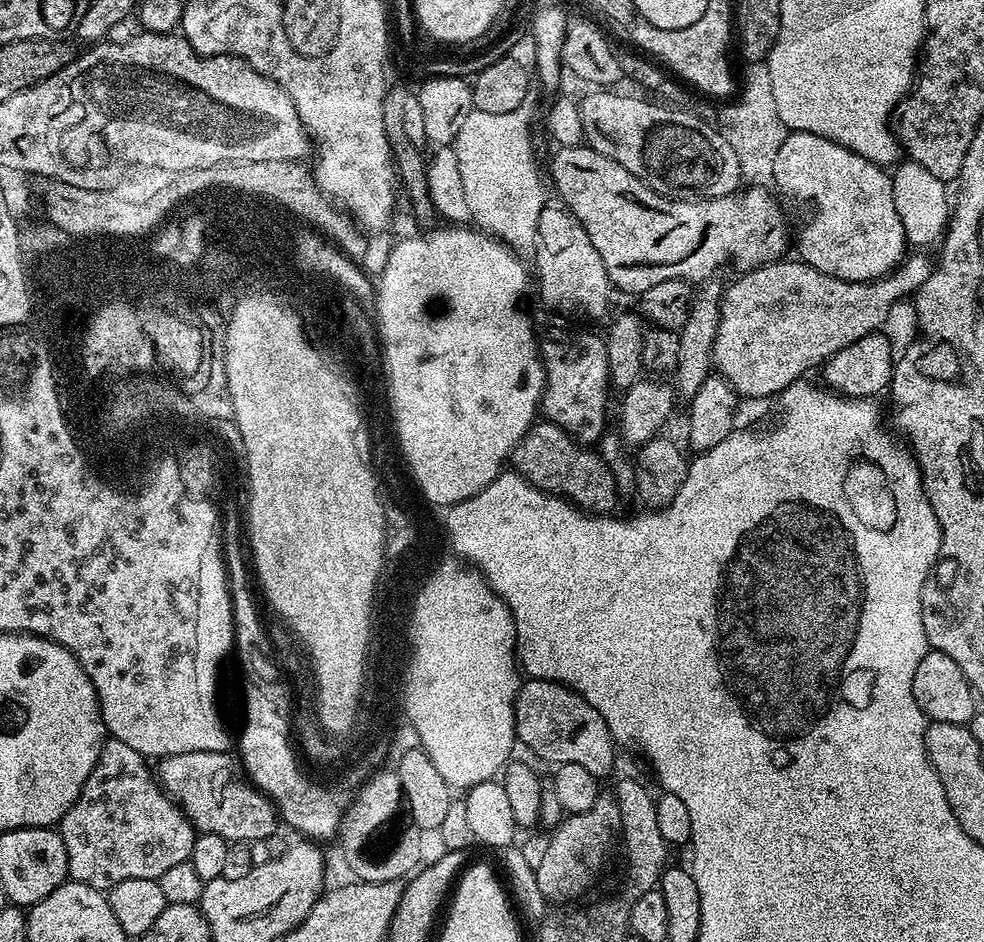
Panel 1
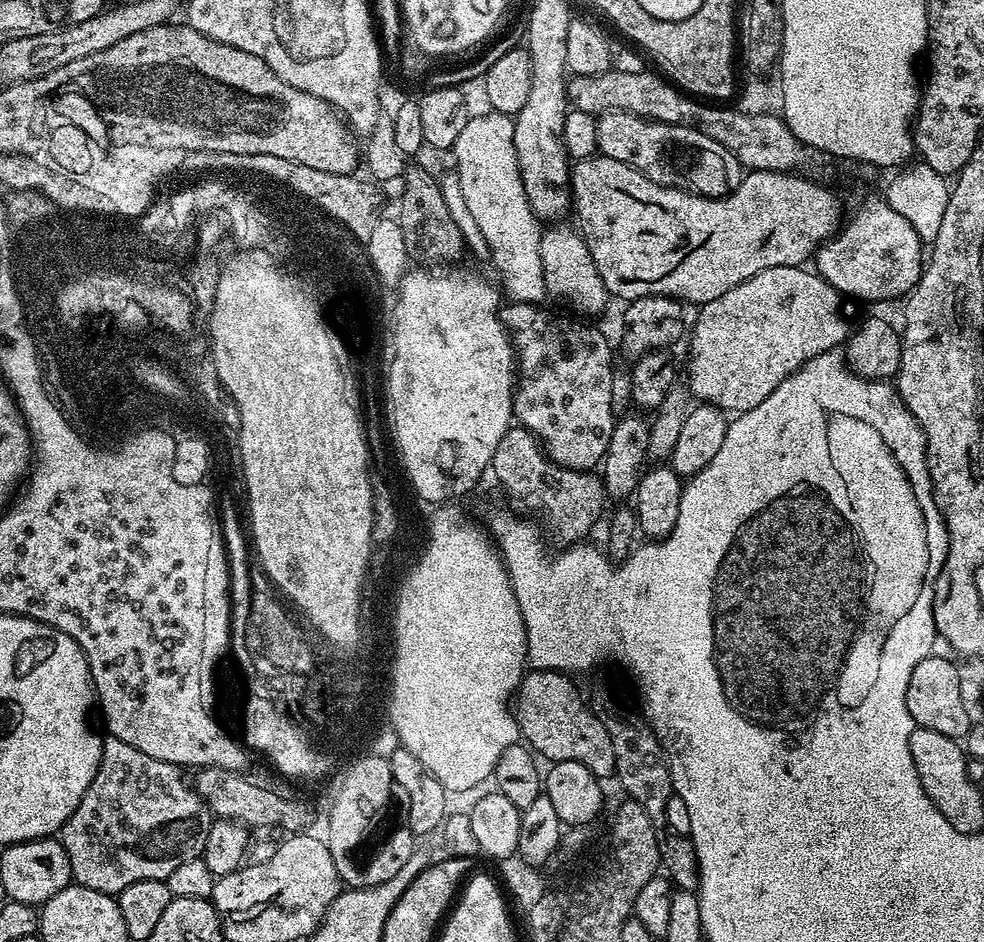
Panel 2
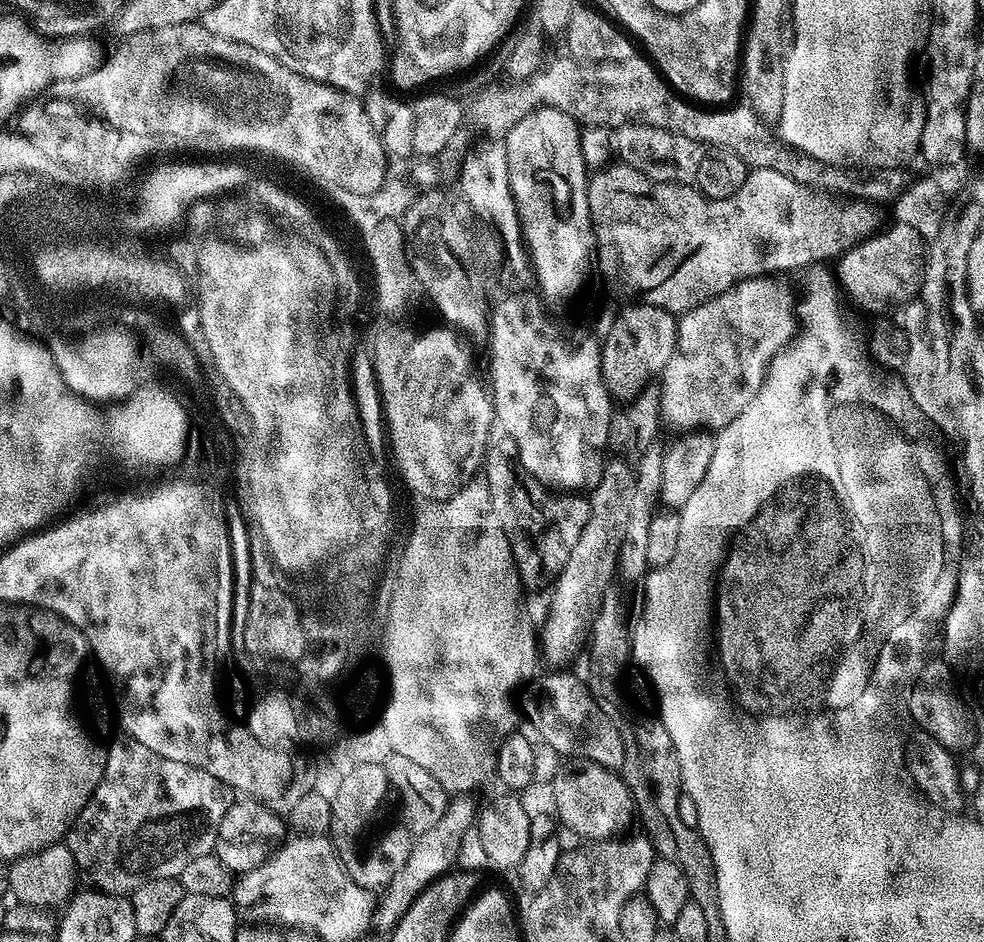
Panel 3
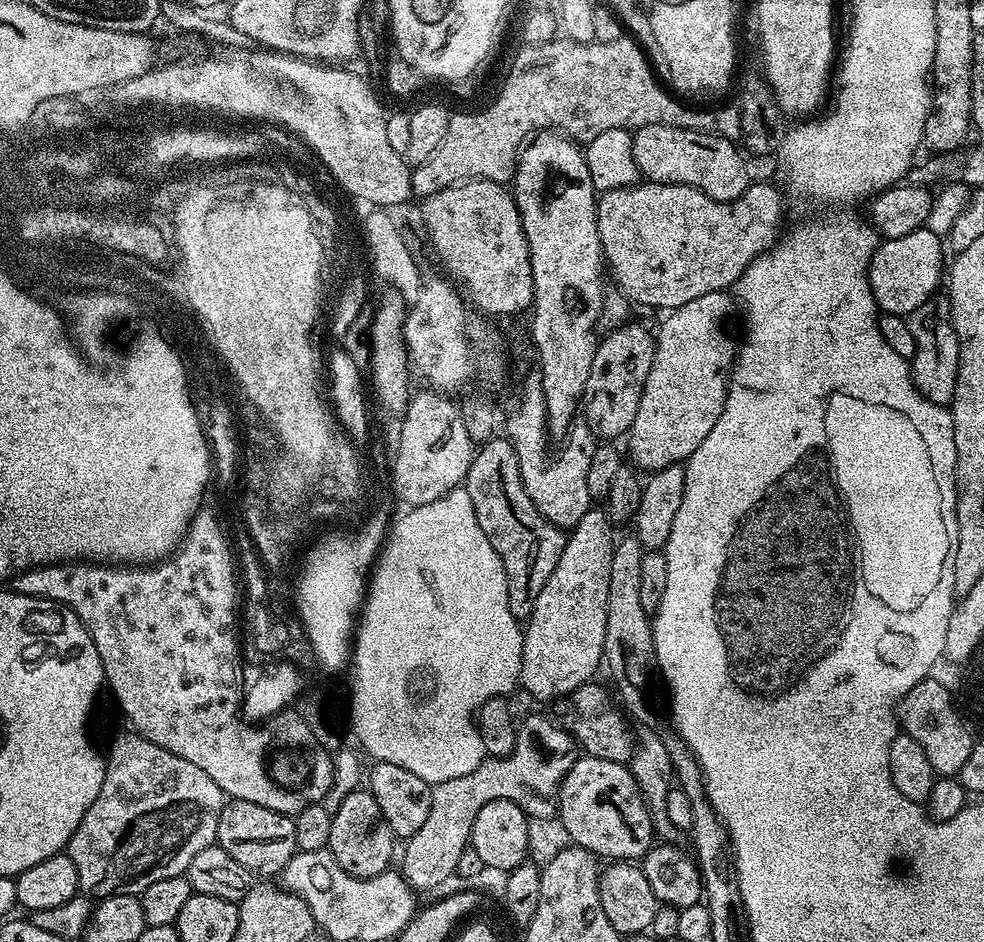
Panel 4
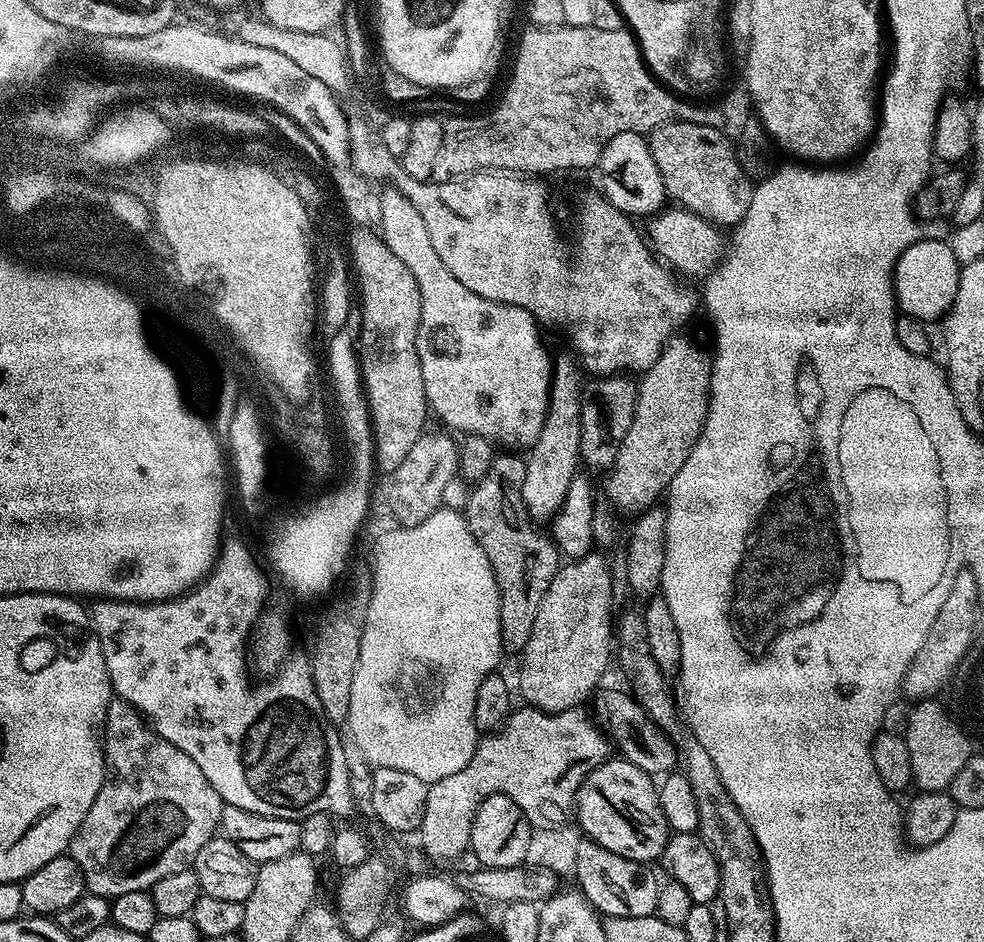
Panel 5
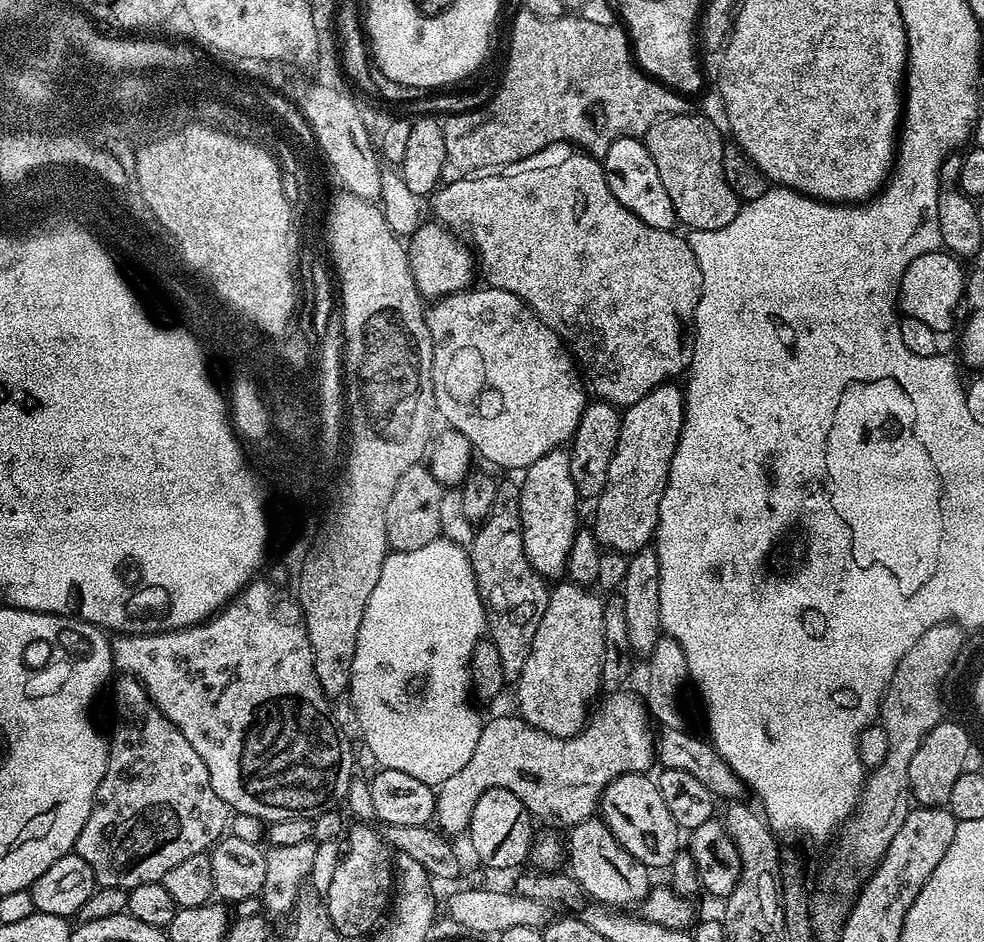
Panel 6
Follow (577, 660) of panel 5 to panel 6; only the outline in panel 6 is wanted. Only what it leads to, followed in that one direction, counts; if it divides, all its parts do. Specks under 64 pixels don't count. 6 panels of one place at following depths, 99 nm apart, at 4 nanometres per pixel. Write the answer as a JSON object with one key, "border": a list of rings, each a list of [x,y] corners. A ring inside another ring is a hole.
{"border":[[[560,582],[557,588],[551,589],[548,605],[542,614],[542,622],[538,622],[538,630],[534,630],[534,642],[530,646],[530,654],[526,658],[526,666],[522,666],[520,679],[515,681],[516,704],[520,719],[531,728],[545,732],[550,736],[577,736],[583,732],[590,715],[588,703],[595,698],[600,689],[600,671],[603,660],[602,614],[604,600],[596,597],[587,587],[571,582]]]}

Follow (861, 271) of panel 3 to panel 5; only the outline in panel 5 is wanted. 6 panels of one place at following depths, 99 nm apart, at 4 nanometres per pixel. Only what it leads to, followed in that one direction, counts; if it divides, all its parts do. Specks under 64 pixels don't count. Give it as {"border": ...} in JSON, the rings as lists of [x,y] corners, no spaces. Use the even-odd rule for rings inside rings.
{"border":[[[925,238],[914,242],[901,253],[896,262],[896,268],[892,271],[892,290],[896,296],[897,309],[903,315],[912,316],[916,320],[939,321],[954,302],[954,294],[958,292],[958,278],[960,277],[961,267],[960,262],[954,258],[954,253],[947,239],[929,240]]]}

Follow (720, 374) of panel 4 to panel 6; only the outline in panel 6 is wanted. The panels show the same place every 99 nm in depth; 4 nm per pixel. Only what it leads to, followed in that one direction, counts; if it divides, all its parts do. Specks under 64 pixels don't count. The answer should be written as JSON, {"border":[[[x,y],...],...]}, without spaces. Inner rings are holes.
{"border":[[[676,382],[659,384],[646,398],[623,409],[618,446],[614,446],[610,474],[606,474],[606,490],[602,490],[600,499],[594,504],[594,531],[601,549],[631,554],[653,543],[670,462],[684,428],[684,393],[678,385]]]}

